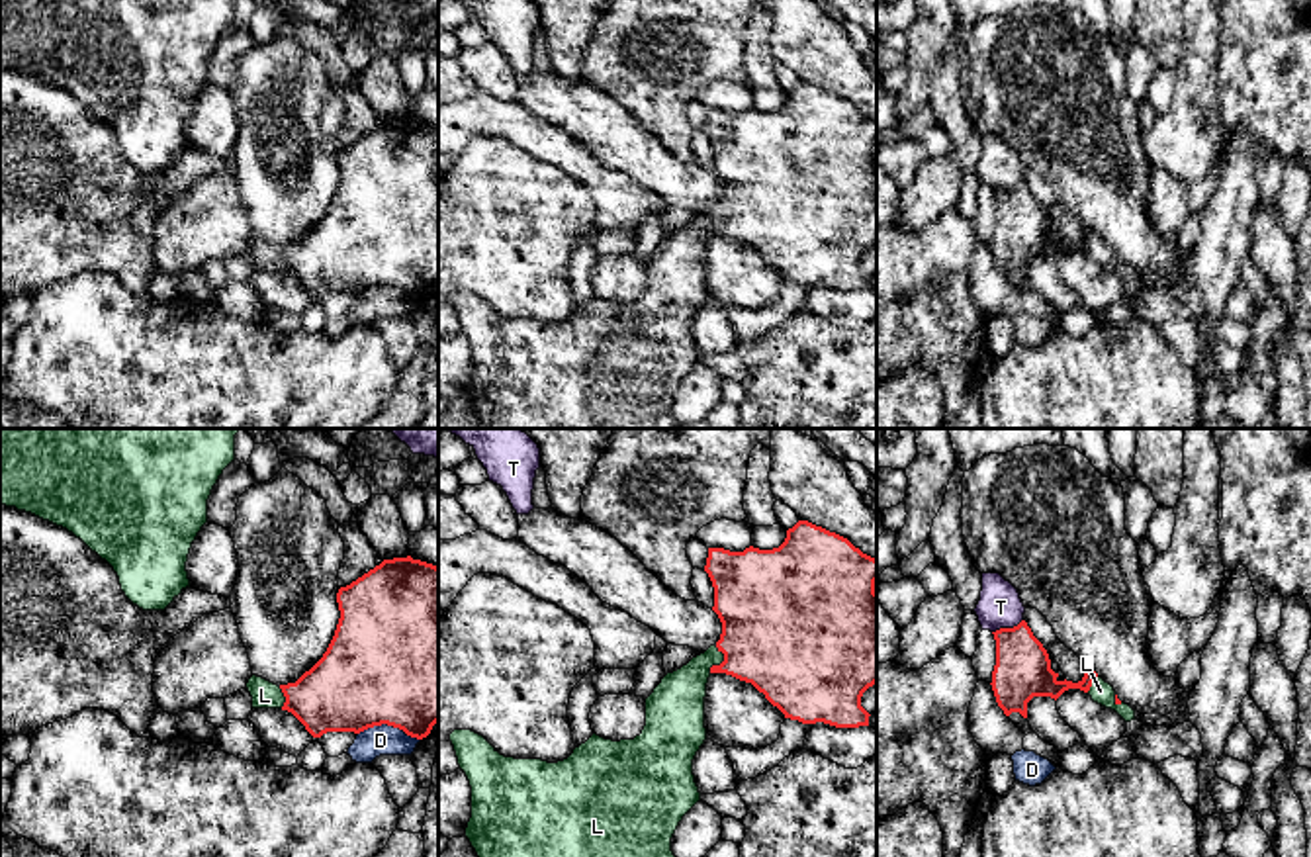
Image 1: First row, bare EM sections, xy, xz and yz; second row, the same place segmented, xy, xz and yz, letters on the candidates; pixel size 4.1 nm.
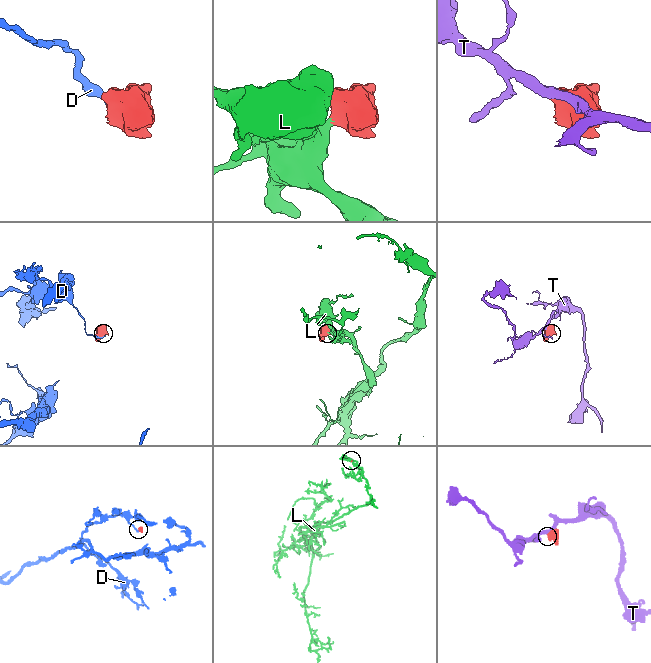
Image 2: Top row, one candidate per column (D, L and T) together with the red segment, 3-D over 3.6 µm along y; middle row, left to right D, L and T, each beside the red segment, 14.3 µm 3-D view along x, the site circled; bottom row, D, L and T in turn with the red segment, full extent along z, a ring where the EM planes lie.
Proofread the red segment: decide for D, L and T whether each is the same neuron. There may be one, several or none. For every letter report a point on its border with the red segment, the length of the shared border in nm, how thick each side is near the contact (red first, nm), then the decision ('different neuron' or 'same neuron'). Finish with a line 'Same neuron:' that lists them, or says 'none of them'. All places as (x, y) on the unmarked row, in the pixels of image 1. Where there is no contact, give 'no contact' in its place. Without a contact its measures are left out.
D: xy (390, 286) | 260 nm | 500/130 nm | different neuron
L: xz (723, 224) | 120 nm | 440/220 nm | same neuron
T: yz (1006, 190) | 140 nm | 220/180 nm | different neuron
Same neuron: L

